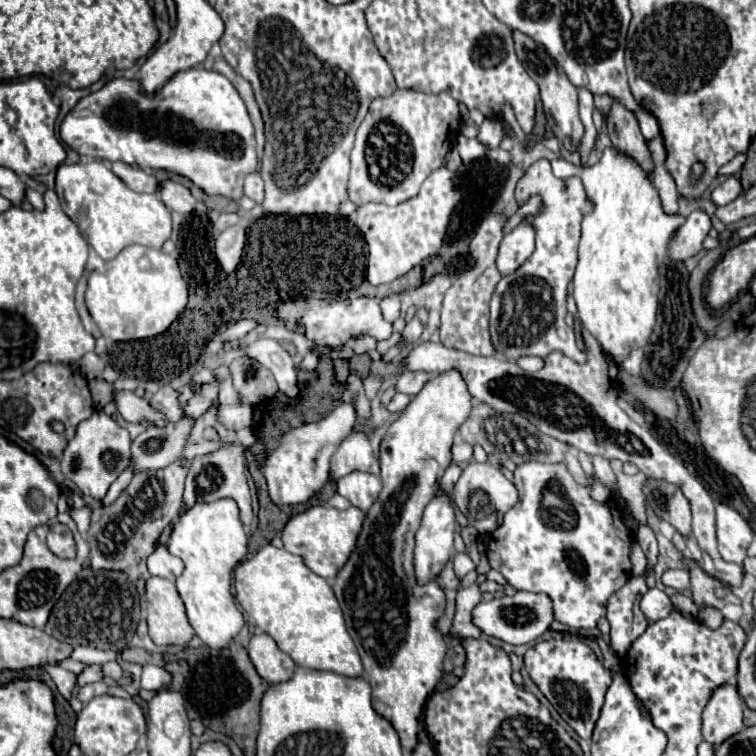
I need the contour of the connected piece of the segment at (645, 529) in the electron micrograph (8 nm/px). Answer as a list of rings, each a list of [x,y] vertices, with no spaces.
[[[640,526],[636,532],[636,540],[640,544],[640,548],[644,550],[646,556],[658,556],[658,544],[656,544],[656,536],[650,530],[650,526]]]

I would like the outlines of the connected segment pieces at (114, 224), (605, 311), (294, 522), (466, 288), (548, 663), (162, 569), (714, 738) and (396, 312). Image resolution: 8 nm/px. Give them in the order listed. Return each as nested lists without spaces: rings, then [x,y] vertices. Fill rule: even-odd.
[[[79,154],[80,158],[77,163],[66,164],[62,163],[56,171],[56,194],[60,198],[60,206],[62,210],[76,222],[76,226],[80,228],[80,232],[84,234],[86,242],[96,250],[96,254],[102,260],[112,260],[116,254],[120,254],[120,250],[124,250],[130,244],[142,244],[154,250],[162,250],[164,254],[170,254],[176,258],[180,256],[178,243],[180,238],[181,226],[184,222],[184,214],[188,212],[174,212],[170,210],[158,194],[151,192],[134,192],[130,190],[114,172],[112,172],[112,164],[110,160],[96,160],[92,156],[84,156]],[[166,242],[172,242],[174,250],[166,252]]]
[[[606,148],[600,162],[580,170],[594,212],[582,220],[578,266],[574,272],[574,300],[582,326],[600,342],[602,350],[622,362],[636,348],[644,348],[658,312],[658,266],[684,216],[664,214],[652,180],[616,148]]]
[[[312,506],[302,514],[296,514],[288,520],[286,528],[282,530],[280,538],[284,542],[284,548],[292,554],[298,554],[304,558],[304,564],[318,576],[332,580],[338,570],[348,562],[352,550],[356,548],[358,534],[362,532],[362,522],[366,518],[366,512],[360,508],[348,508],[348,510],[336,510],[326,506]]]
[[[494,214],[492,218],[482,220],[482,224],[476,230],[476,236],[470,242],[470,256],[474,258],[474,266],[460,272],[444,296],[440,342],[446,348],[456,348],[476,356],[496,356],[496,350],[492,346],[490,332],[488,332],[488,318],[490,318],[488,302],[498,280],[502,278],[500,272],[496,270],[496,250],[504,238],[502,234],[504,222],[506,218],[500,214]]]
[[[580,638],[572,640],[540,640],[538,644],[530,646],[524,654],[524,666],[530,678],[536,682],[540,692],[548,698],[548,702],[556,708],[556,712],[576,730],[576,734],[584,740],[592,736],[594,724],[600,716],[604,694],[612,684],[612,674],[602,666],[596,658],[594,650],[586,646]]]
[[[158,546],[150,556],[148,556],[148,572],[152,576],[176,580],[184,570],[184,562],[168,552],[166,546]]]
[[[732,684],[720,686],[714,690],[708,706],[704,708],[704,716],[702,716],[704,740],[712,744],[714,750],[724,740],[744,730],[742,704],[744,702]]]
[[[392,294],[392,296],[386,296],[380,300],[380,308],[382,308],[382,314],[388,322],[394,322],[398,316],[400,316],[400,298],[398,294]]]

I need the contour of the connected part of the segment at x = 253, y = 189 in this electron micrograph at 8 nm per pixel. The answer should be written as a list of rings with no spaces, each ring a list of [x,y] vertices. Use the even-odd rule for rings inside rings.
[[[260,172],[248,174],[248,178],[244,182],[244,194],[256,202],[264,200],[264,180],[262,180]]]

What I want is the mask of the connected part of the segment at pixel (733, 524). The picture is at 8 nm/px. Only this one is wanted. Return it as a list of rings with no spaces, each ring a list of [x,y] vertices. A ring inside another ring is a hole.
[[[716,502],[716,534],[722,558],[726,562],[742,564],[754,536],[746,518],[732,506]]]

